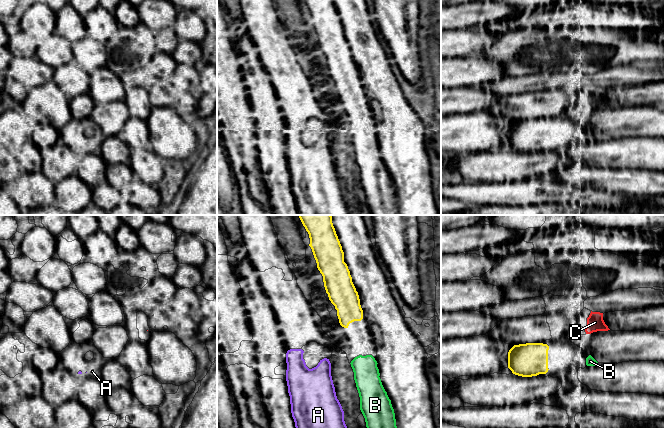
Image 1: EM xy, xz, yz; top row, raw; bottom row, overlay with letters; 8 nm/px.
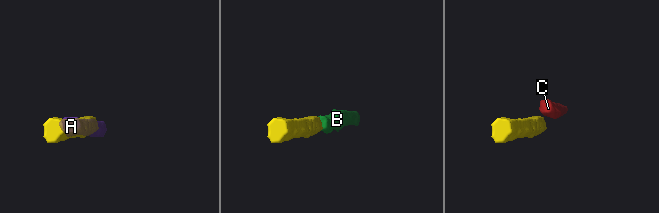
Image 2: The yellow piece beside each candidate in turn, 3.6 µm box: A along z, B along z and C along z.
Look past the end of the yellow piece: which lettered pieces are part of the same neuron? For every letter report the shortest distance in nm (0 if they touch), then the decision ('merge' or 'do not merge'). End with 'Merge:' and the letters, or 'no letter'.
A: 280 nm | do not merge
B: 240 nm | merge
C: 320 nm | do not merge
Merge: B

